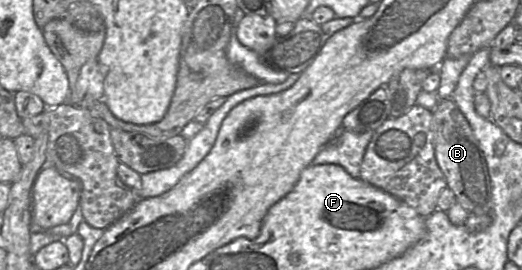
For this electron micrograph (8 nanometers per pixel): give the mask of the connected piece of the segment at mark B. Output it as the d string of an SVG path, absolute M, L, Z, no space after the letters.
M451 98L440 100L431 112L436 161L445 176L447 187L454 192L455 201L470 215L491 217L491 181L487 163L469 122Z

